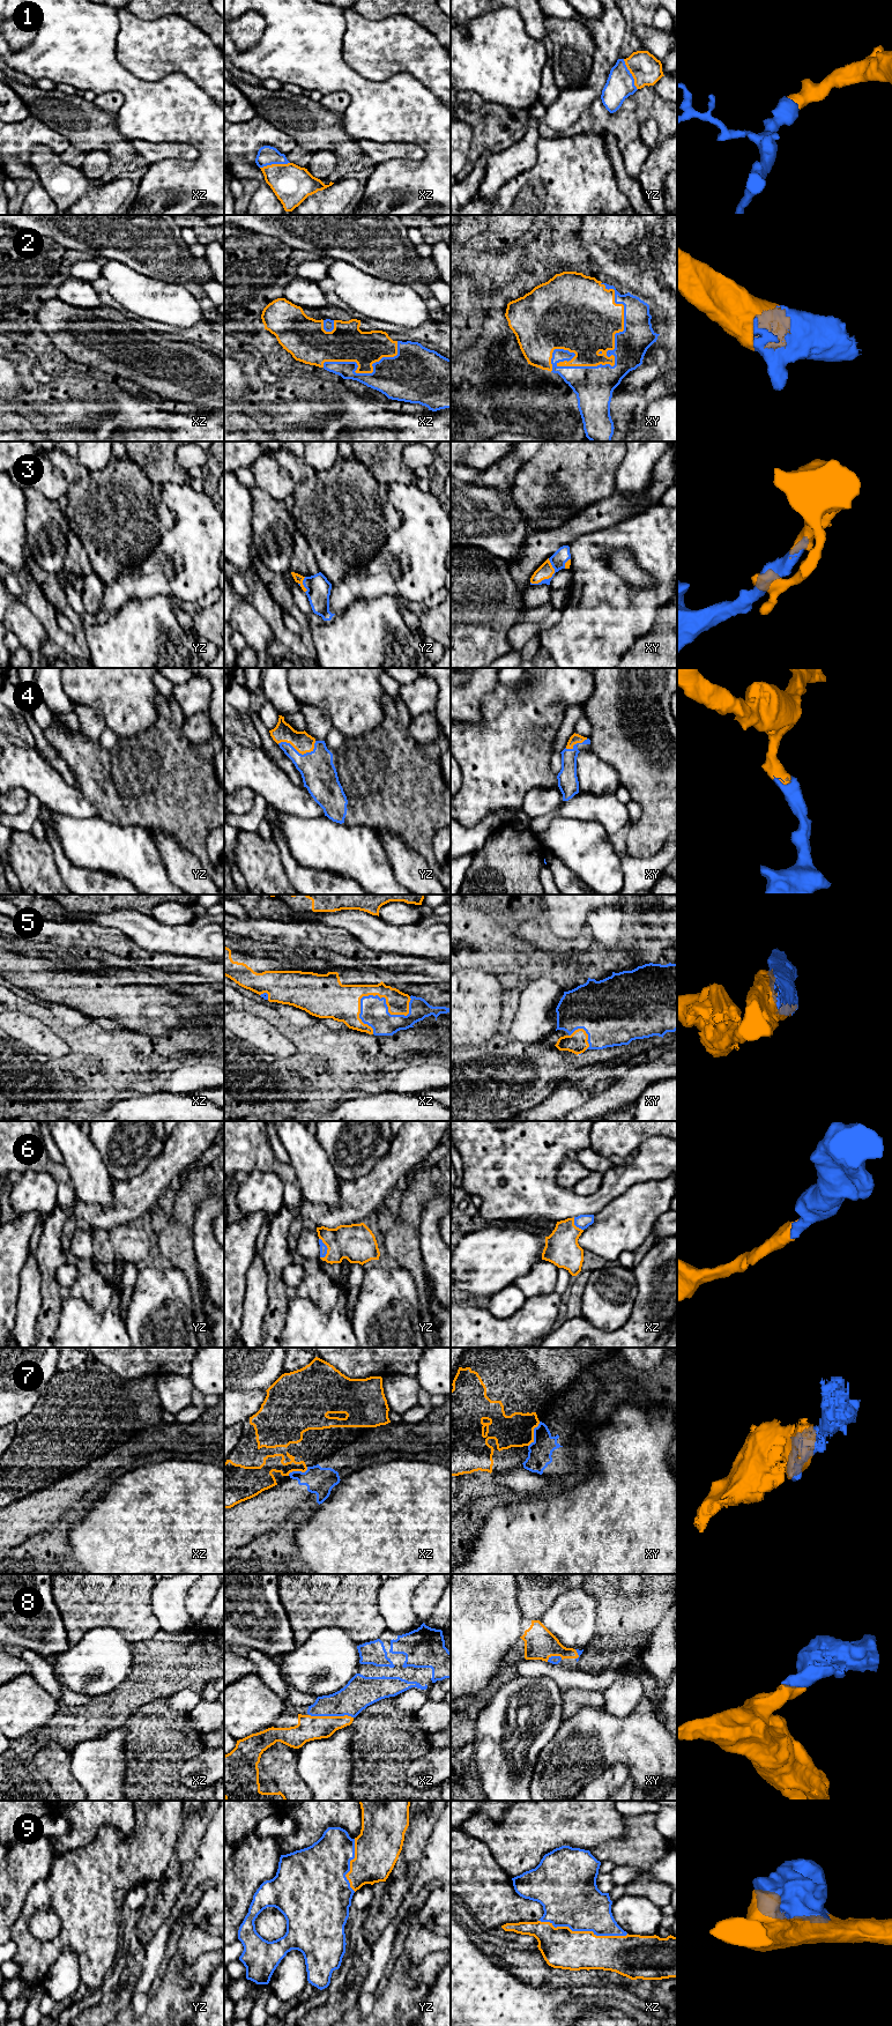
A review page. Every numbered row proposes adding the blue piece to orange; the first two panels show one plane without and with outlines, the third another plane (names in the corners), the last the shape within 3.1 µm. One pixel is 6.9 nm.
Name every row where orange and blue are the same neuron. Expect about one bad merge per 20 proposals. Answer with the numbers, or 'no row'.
1, 2, 3, 4, 5, 6, 8, 9

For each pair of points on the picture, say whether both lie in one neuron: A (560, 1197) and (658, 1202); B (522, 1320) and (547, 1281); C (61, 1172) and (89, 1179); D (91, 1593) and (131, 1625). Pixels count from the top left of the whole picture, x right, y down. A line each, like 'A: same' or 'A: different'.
A: different
B: different
C: different
D: same

